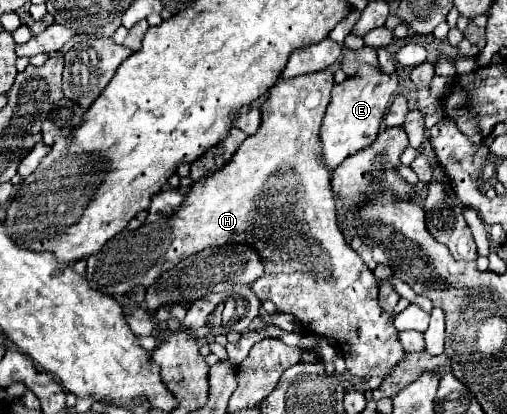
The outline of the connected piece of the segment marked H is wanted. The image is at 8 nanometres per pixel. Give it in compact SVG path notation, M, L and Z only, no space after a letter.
M323 70L323 72L313 72L313 74L303 74L303 76L295 76L291 80L279 80L271 90L269 90L269 98L261 104L261 126L257 130L257 134L249 136L241 146L239 150L235 152L233 160L221 170L221 174L211 174L207 178L201 178L199 182L193 184L191 192L185 196L185 202L183 206L179 208L179 212L169 218L169 220L163 220L163 222L155 222L155 224L143 224L141 228L129 232L129 230L123 230L121 234L113 236L97 254L89 256L87 258L87 280L93 288L97 288L99 292L103 294L111 294L111 296L121 296L121 294L127 294L129 290L133 290L137 284L141 286L151 286L151 282L155 278L161 276L161 272L173 268L177 262L181 262L183 258L191 256L191 254L197 254L201 252L203 248L207 246L221 246L225 242L247 242L251 246L255 246L263 258L263 264L265 264L265 276L259 278L257 282L251 284L251 290L255 292L255 296L259 298L259 302L265 302L265 300L271 300L279 312L283 314L293 314L297 316L297 320L301 322L303 330L309 332L309 334L315 334L315 336L325 336L325 338L331 338L339 344L341 352L343 352L343 358L345 358L345 366L351 374L357 374L357 376L381 376L385 378L391 368L403 358L403 348L399 344L399 338L397 338L397 330L393 326L393 318L387 316L379 304L377 304L377 282L375 282L375 276L373 272L361 262L361 258L355 254L355 250L345 242L339 226L337 226L337 218L335 218L335 200L333 200L333 194L331 194L331 186L329 186L329 172L325 170L325 166L319 162L317 154L321 152L321 144L319 144L319 126L321 126L321 120L323 120L323 114L327 110L327 104L329 104L329 96L331 96L331 88L333 88L333 72L331 70Z

